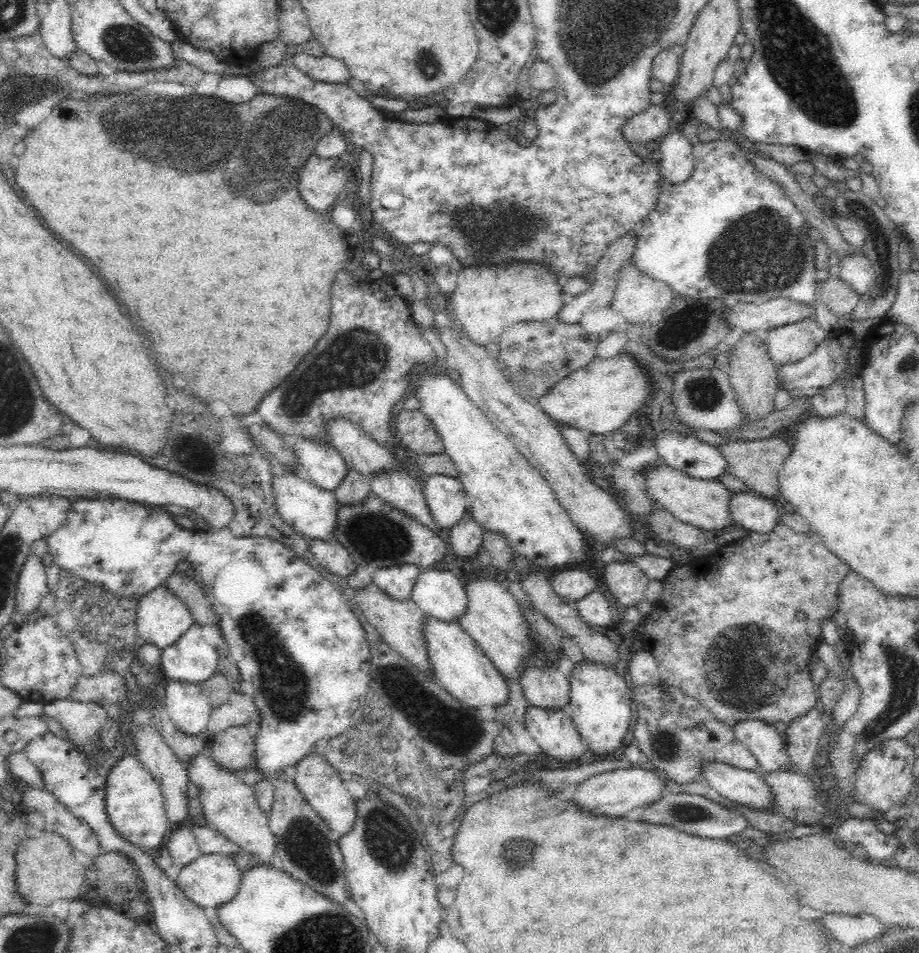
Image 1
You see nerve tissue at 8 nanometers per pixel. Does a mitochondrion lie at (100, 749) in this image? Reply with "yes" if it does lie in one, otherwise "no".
no

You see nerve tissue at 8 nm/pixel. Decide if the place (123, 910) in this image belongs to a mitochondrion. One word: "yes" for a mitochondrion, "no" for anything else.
no

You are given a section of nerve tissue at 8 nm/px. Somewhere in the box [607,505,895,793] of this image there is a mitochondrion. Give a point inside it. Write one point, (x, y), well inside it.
(745, 671)

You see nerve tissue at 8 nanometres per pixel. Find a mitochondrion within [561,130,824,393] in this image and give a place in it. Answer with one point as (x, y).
(748, 258)

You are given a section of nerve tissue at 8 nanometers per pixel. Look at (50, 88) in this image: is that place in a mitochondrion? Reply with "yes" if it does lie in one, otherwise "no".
no

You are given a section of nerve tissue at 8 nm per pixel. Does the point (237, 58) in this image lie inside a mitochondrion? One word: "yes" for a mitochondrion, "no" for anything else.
no

